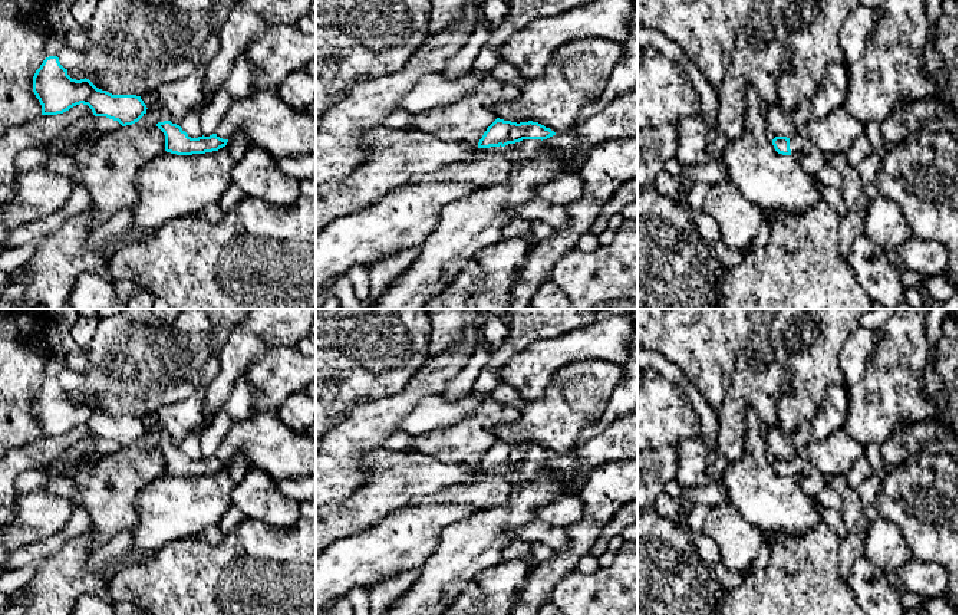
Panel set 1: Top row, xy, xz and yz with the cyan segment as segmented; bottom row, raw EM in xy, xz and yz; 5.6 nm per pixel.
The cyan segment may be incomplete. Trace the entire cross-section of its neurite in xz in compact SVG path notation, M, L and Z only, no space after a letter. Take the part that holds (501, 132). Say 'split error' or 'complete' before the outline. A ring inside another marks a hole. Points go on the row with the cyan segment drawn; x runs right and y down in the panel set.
split error; M497 118L484 132L478 148L502 147L510 162L535 159L543 148L571 159L579 148L576 132L556 134L538 122L511 122Z

